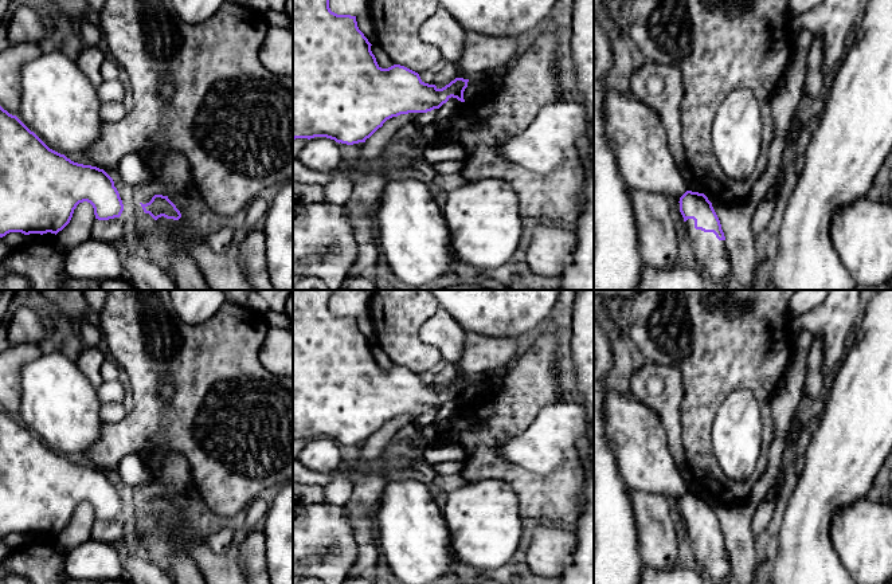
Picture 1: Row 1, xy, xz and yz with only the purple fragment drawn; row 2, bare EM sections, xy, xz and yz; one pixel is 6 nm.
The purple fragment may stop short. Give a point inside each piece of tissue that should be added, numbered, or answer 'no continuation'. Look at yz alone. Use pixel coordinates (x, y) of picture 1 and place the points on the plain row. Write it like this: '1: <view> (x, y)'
1: yz (711, 556)

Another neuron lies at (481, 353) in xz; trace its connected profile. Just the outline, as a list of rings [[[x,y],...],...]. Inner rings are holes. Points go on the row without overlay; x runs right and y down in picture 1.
[[[474,332],[465,333],[463,352],[457,364],[457,379],[486,371],[505,371],[520,354],[524,340],[513,337],[488,337]]]

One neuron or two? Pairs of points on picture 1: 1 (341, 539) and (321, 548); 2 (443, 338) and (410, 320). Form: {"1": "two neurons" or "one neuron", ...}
{"1": "one neuron", "2": "two neurons"}

